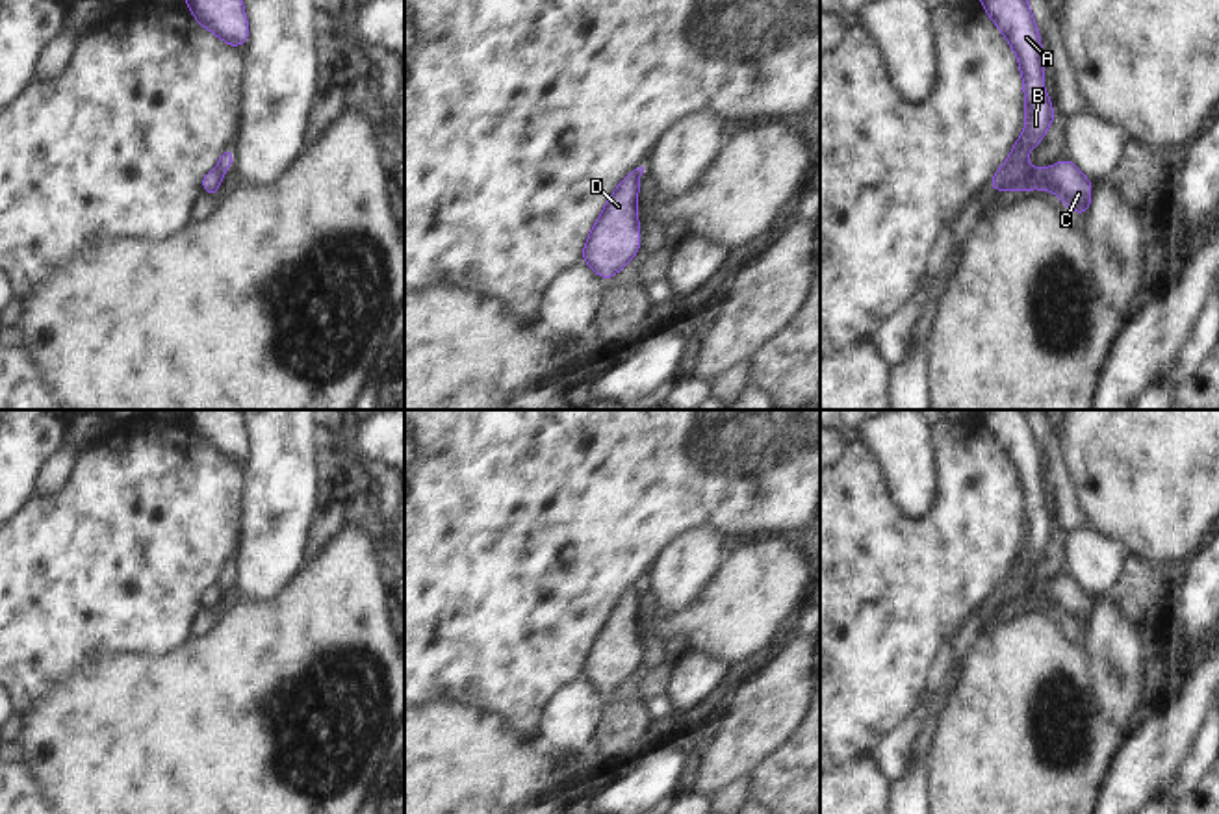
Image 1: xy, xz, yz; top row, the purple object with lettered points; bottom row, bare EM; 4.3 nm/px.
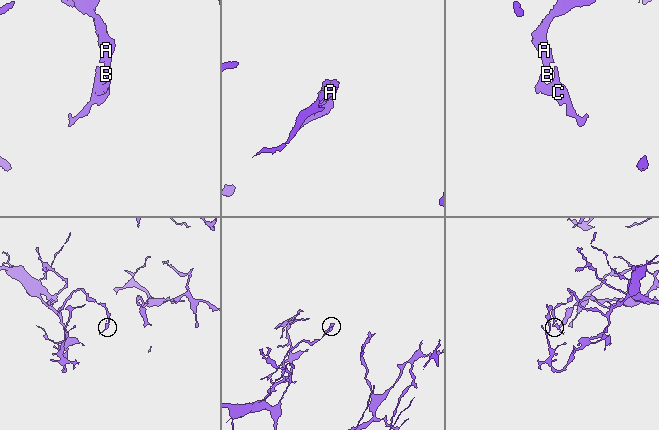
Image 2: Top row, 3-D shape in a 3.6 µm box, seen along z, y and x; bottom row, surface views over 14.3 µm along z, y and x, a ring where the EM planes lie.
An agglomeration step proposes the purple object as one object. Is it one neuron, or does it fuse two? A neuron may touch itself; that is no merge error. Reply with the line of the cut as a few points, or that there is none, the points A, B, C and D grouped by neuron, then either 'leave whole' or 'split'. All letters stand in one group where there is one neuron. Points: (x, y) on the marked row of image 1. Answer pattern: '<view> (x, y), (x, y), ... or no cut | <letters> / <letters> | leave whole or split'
yz (1023, 162), (997, 175) | A B / C D | split

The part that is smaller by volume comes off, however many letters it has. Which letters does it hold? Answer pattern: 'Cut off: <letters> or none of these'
Cut off: C, D

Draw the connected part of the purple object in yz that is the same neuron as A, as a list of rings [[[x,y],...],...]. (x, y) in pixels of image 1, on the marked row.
[[[1028,0],[980,2],[1017,52],[1024,82],[1026,130],[1020,134],[1006,163],[996,171],[996,174],[1006,174],[1015,165],[1024,163],[1030,150],[1045,137],[1054,121],[1054,108],[1043,85],[1045,56]]]

